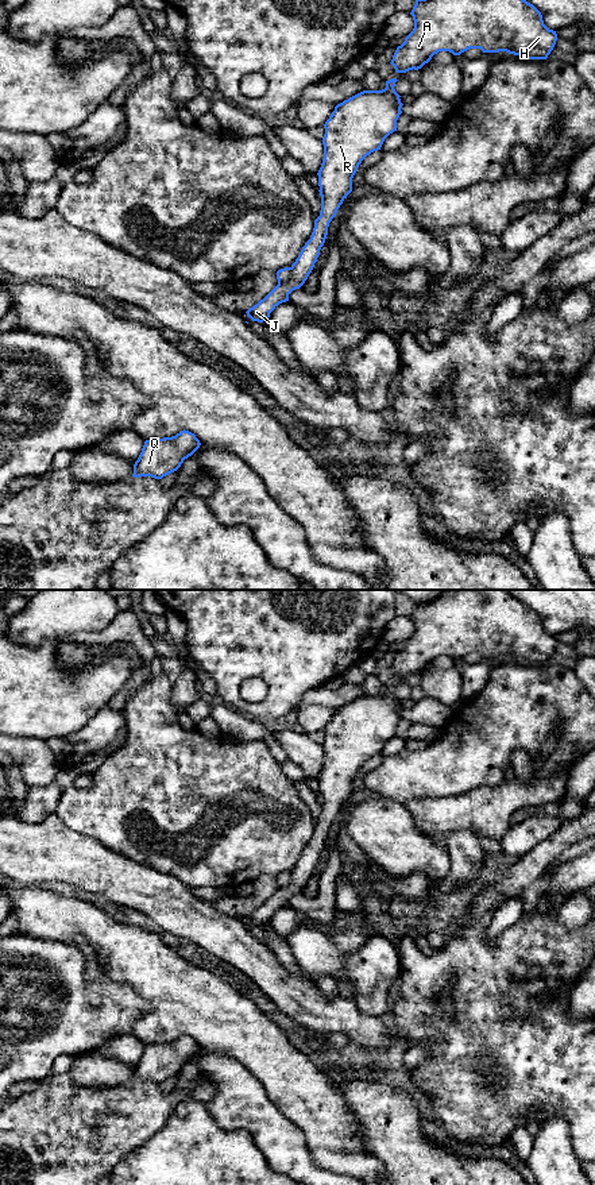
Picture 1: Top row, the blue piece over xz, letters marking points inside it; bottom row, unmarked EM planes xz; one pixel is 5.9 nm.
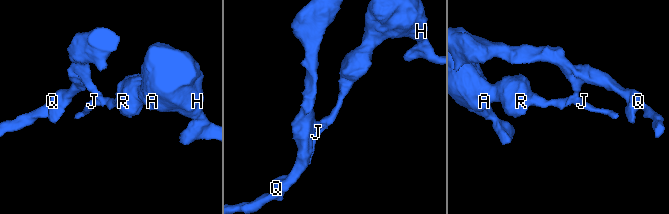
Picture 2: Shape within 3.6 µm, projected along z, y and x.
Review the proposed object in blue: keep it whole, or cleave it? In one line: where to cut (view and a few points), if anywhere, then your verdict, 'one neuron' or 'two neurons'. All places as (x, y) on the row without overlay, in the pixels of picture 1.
cut xz (290, 872), (290, 882), (278, 888); two neurons

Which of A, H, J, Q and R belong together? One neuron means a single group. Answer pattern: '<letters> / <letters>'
A H J R / Q

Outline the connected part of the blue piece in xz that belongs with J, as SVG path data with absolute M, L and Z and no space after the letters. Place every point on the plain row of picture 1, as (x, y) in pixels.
M391 683L382 695L363 695L344 705L325 726L324 764L317 777L320 821L314 825L310 844L290 872L290 884L278 888L246 916L252 926L263 927L268 923L270 918L279 908L289 906L289 899L308 884L325 848L329 827L352 796L352 783L359 769L367 760L380 754L385 744L397 736L397 725L403 710L394 694L397 686Z

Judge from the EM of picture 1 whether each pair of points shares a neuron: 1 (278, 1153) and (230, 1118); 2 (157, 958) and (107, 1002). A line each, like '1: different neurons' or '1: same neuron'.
1: same neuron
2: different neurons

